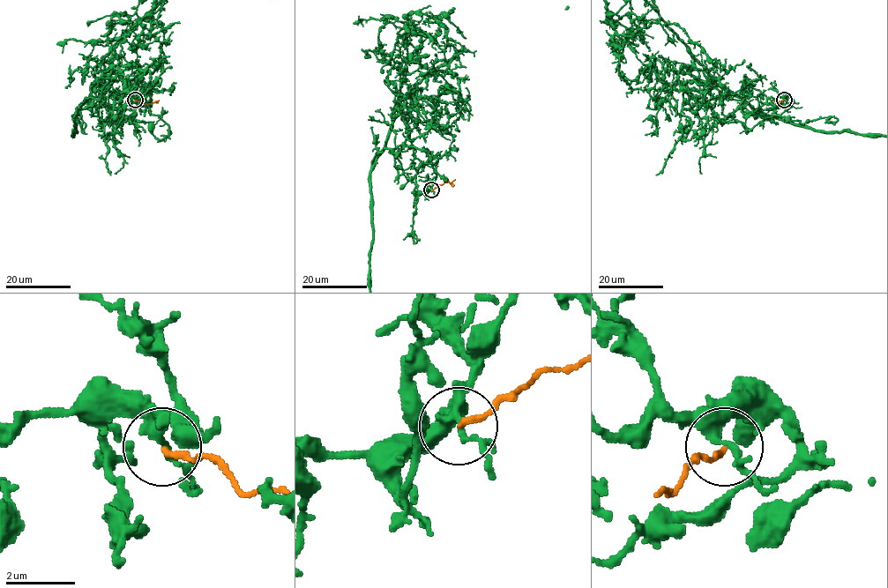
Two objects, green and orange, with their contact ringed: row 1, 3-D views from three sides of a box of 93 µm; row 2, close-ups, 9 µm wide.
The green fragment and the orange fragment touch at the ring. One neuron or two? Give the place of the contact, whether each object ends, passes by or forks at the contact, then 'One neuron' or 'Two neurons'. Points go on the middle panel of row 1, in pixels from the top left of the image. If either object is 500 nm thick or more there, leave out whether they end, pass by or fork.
Place: (431, 189). At the ring green forks. At the ring orange ends. Two neurons

